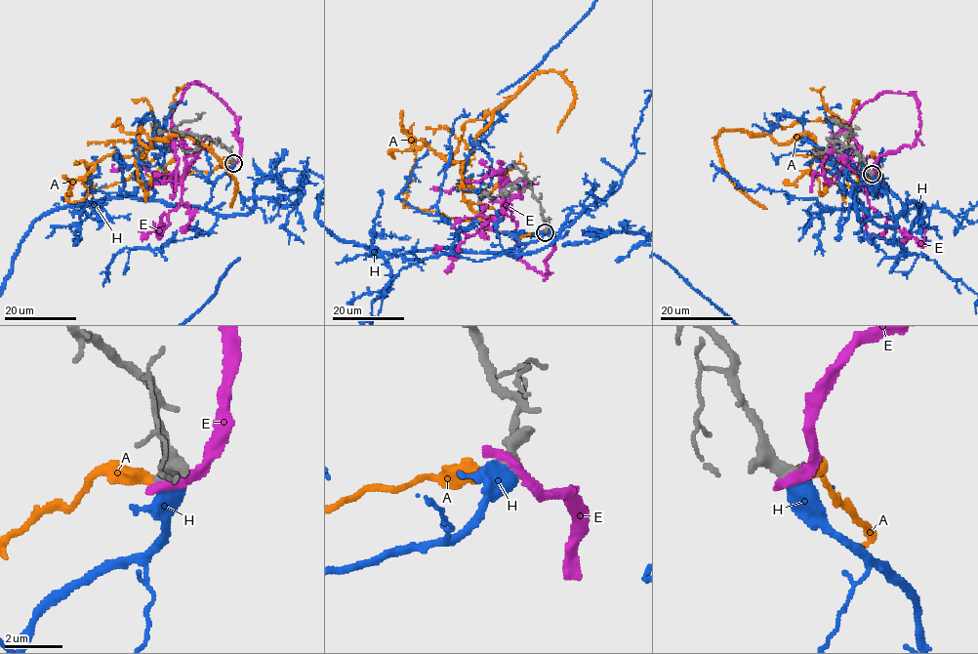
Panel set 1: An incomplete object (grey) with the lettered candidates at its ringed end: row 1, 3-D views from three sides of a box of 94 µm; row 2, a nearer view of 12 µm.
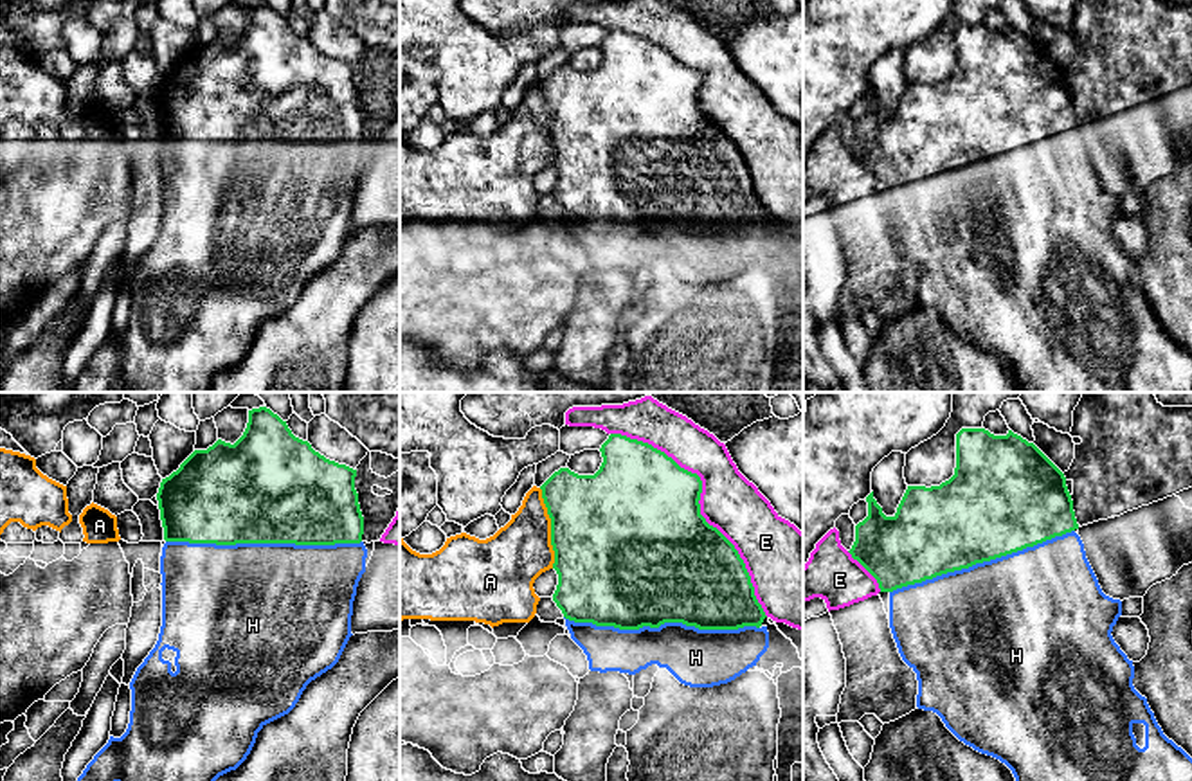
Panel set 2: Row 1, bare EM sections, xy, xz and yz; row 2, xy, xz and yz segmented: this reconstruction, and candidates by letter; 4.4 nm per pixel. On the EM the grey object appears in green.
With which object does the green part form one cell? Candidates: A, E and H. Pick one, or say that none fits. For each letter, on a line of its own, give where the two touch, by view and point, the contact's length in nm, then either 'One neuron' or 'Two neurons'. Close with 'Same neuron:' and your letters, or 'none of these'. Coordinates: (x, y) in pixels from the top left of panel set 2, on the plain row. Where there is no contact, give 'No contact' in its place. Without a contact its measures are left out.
A: Touches green at xz (551, 125). Shared border 360 nm. Two neurons
E: Touches green at xz (699, 101). Shared border 1100 nm. Two neurons
H: Touches green at xy (263, 139). Shared border 850 nm. One neuron
Same neuron: H

